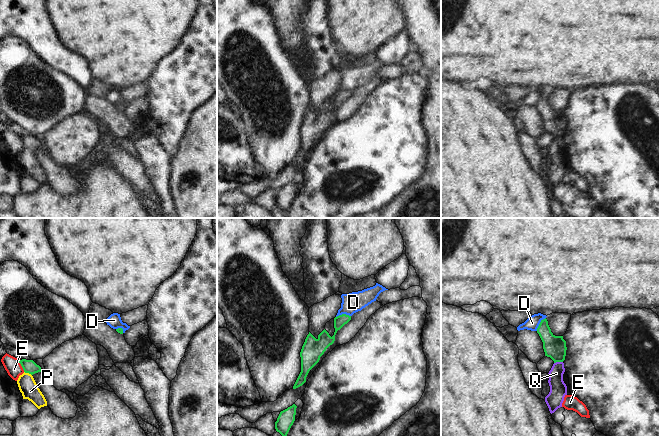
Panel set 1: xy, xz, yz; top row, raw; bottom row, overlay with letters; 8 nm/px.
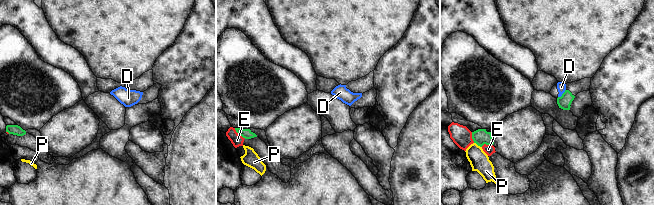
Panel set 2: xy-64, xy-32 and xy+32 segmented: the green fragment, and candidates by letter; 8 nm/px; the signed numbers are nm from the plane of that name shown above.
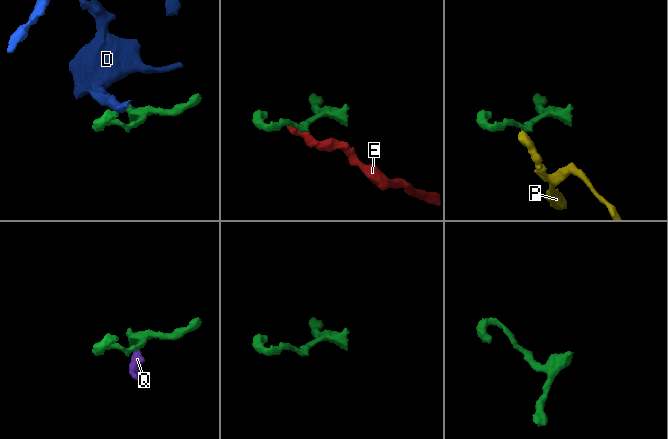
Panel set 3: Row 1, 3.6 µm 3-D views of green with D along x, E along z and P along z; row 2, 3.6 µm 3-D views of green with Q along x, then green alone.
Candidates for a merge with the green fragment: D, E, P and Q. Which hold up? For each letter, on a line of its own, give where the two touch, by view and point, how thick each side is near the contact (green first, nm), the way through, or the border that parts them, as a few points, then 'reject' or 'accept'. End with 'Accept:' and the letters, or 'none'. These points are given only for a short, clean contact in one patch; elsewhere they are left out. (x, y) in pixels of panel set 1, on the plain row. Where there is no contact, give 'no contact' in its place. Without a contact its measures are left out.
D: contact yz (539, 100); calibres 180 and 110 nm; border yz (545, 93), (536, 106); reject
E: contact xy (21, 141); calibres 110 and 130 nm; border xy (18, 136), (24, 147); reject
P: contact xy (28, 148); calibres 110 and 140 nm; way xy (29, 142), (28, 148), (26, 159); accept
Q: contact yz (558, 137); calibres 180 and 140 nm; border yz (562, 137), (554, 139); reject
Accept: P

